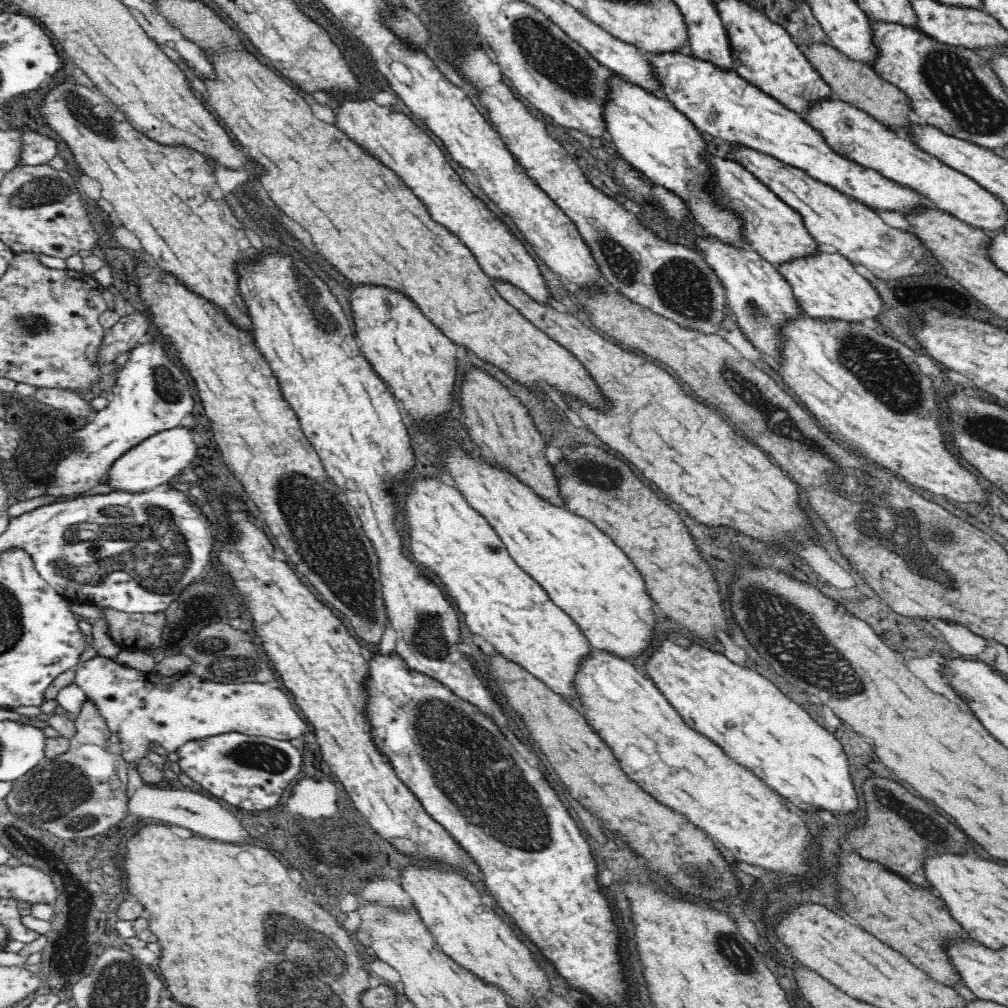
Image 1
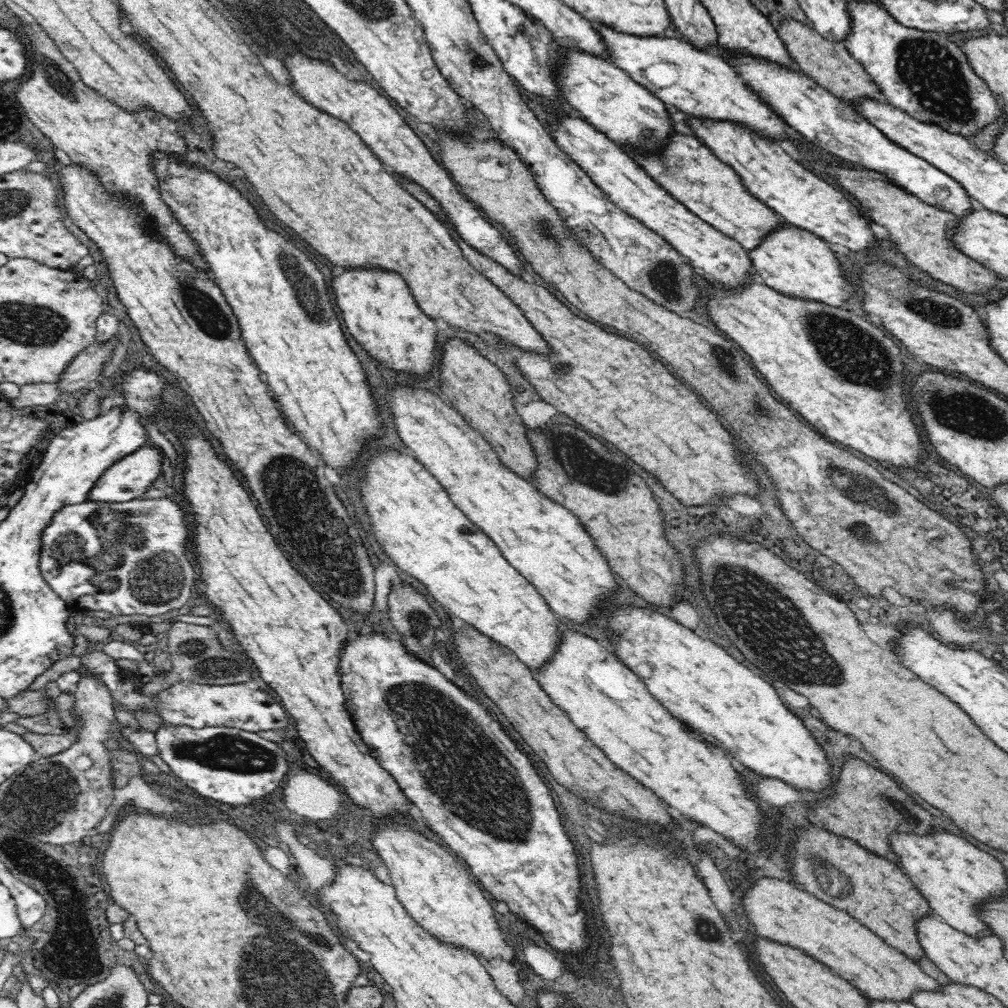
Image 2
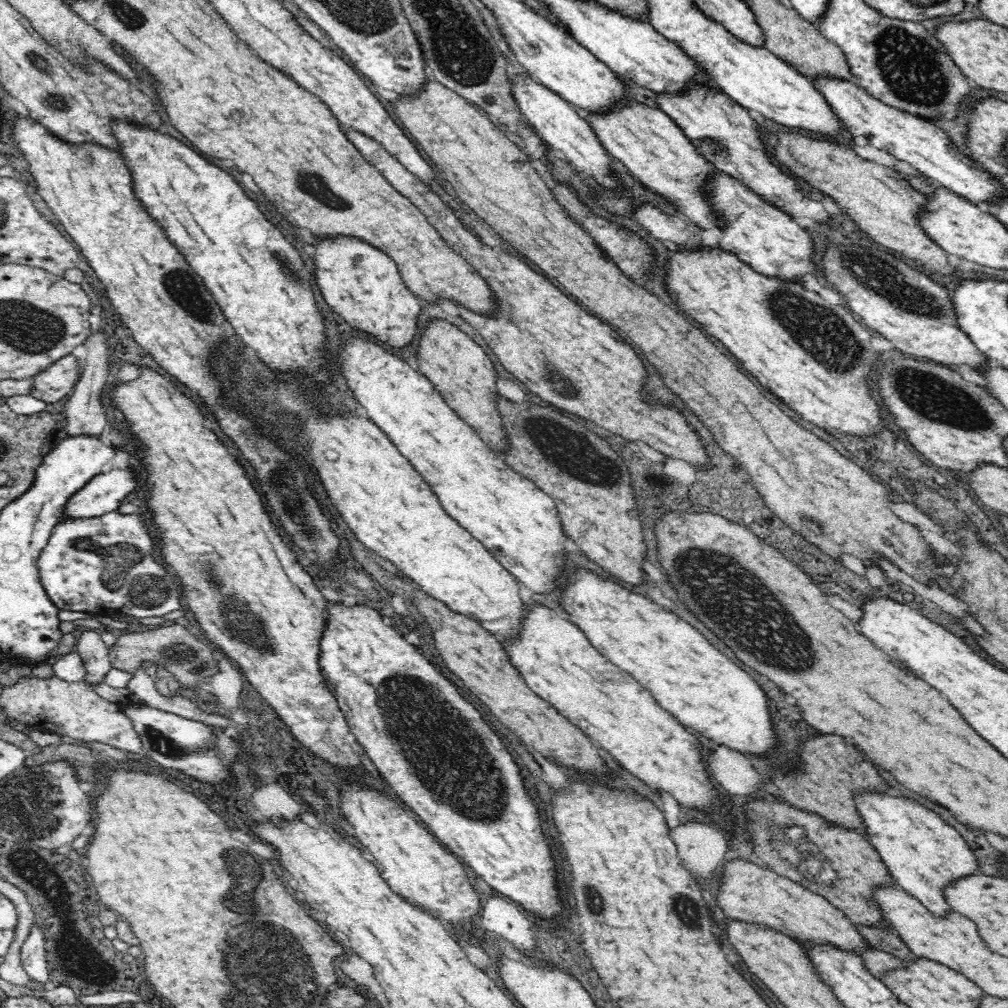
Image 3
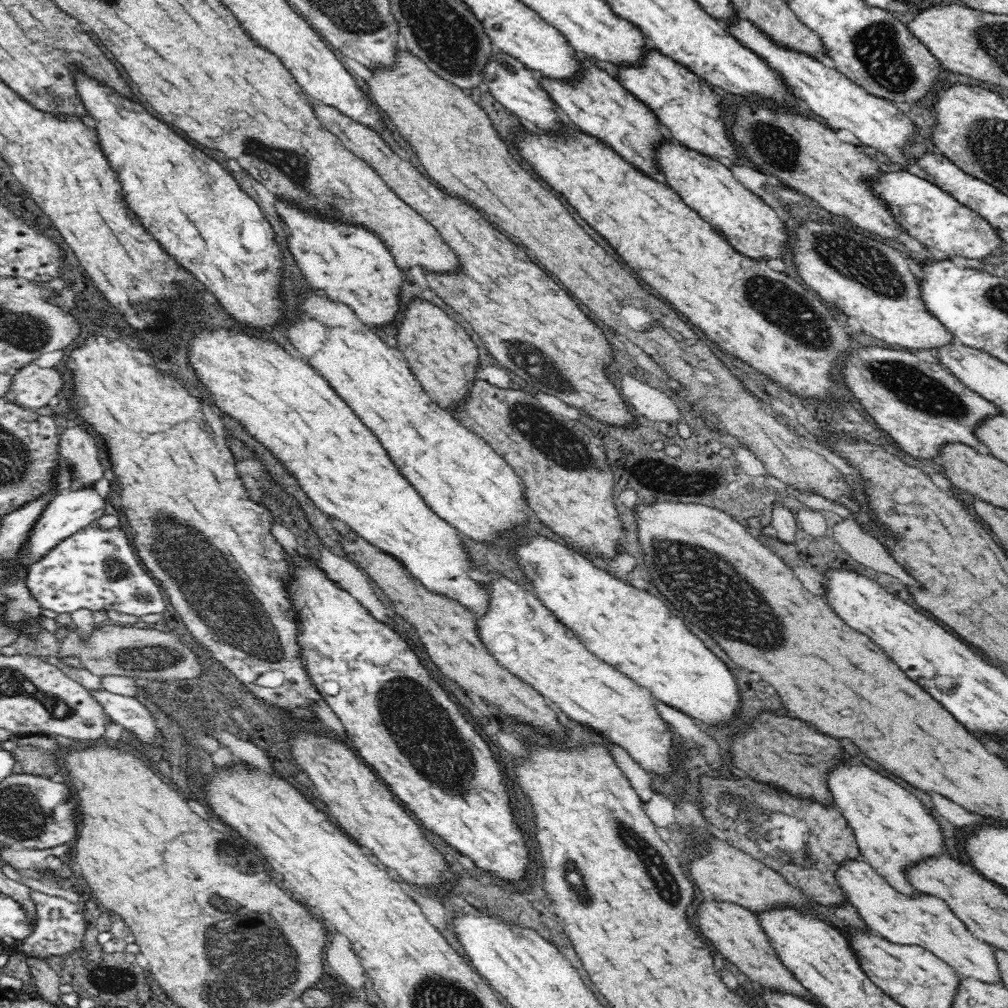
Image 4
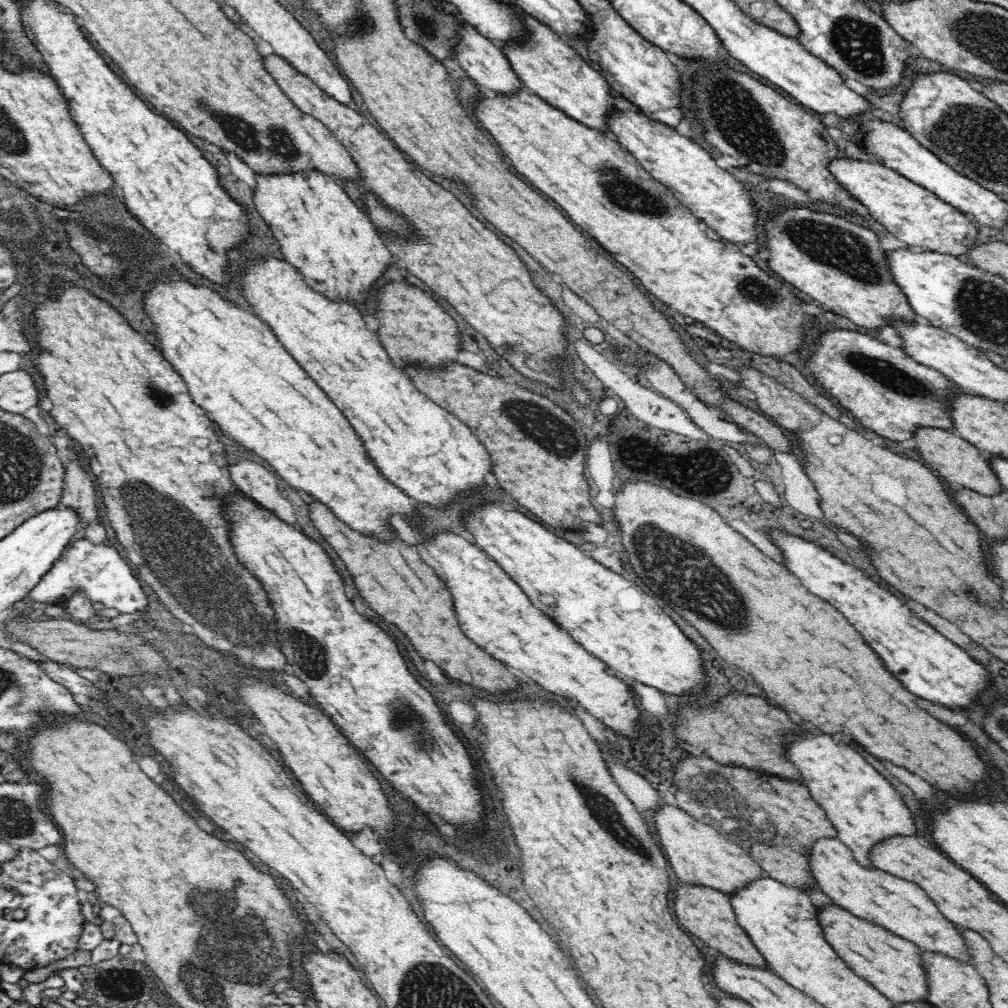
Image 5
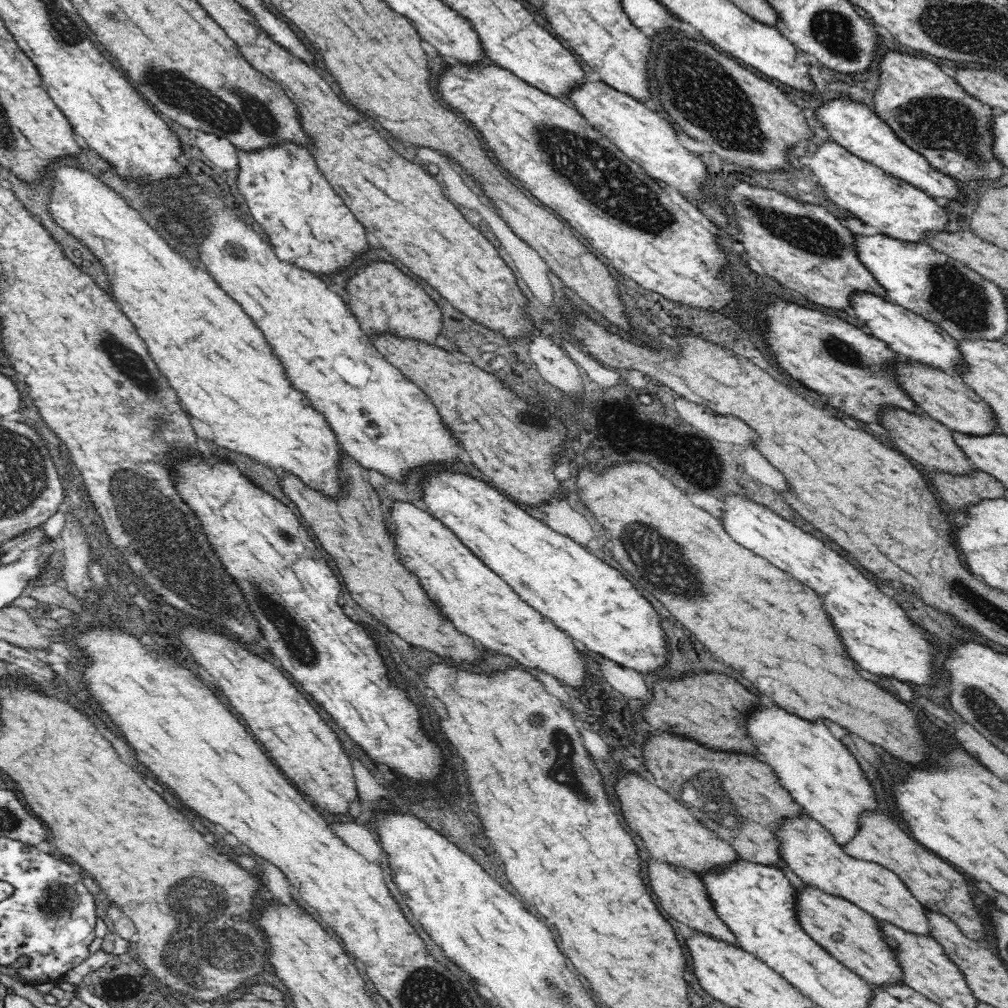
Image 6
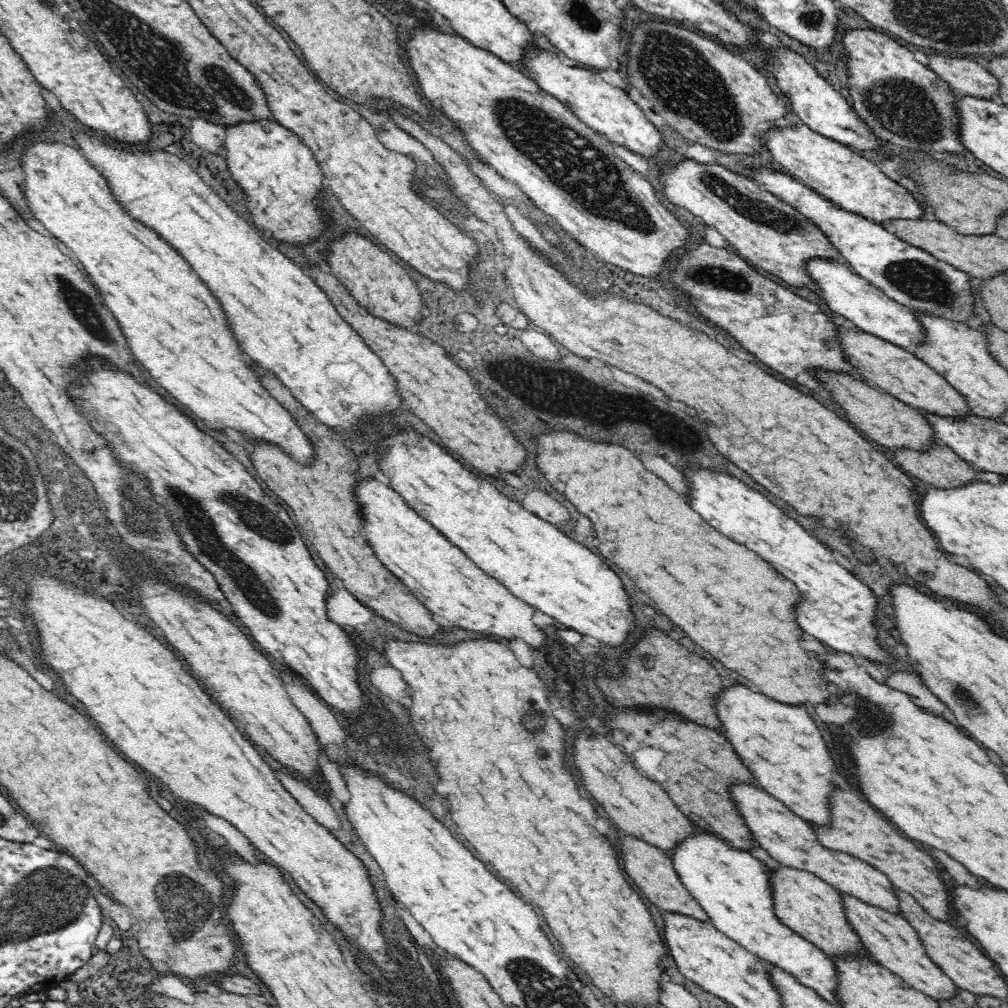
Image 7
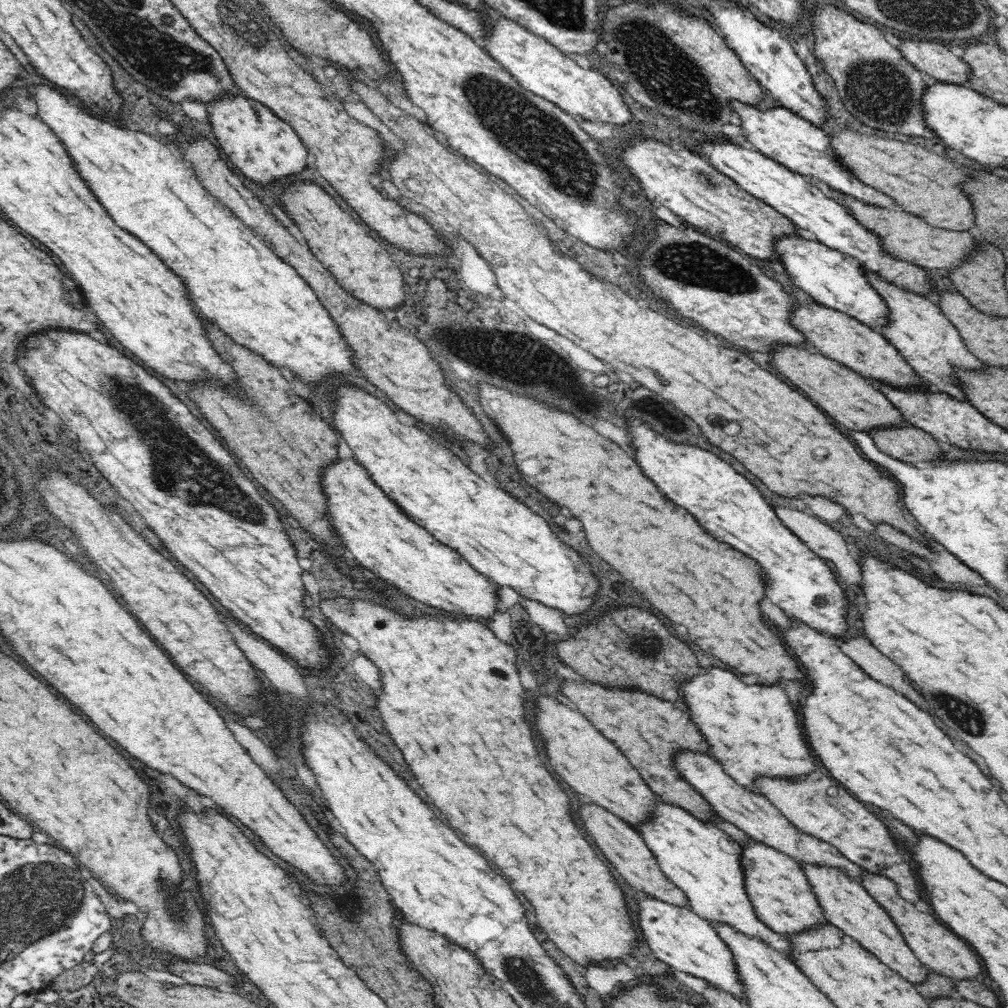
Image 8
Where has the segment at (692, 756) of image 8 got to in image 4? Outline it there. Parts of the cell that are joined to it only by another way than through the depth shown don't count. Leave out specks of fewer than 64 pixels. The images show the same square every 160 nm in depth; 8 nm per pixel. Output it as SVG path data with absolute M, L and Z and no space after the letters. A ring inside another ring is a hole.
M856 858L844 860L836 868L834 879L862 921L880 937L896 944L923 946L948 963L958 975L982 982L1000 983L992 946L968 931L941 898L924 893L902 894L892 888L865 860Z

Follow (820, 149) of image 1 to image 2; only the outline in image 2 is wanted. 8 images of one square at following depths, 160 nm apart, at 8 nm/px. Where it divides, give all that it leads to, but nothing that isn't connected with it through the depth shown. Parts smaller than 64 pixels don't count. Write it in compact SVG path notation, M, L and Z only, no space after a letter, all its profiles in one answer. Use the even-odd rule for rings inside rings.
M598 24L594 29L598 31L600 39L606 45L605 56L607 56L610 62L626 71L632 77L632 80L646 87L662 103L672 104L672 106L676 106L678 110L689 114L689 116L739 122L772 140L776 140L776 138L782 138L782 140L796 138L796 136L788 136L788 132L784 129L786 128L786 123L776 116L776 113L772 109L768 109L766 103L761 102L758 94L748 89L748 85L744 85L744 79L722 57L716 56L706 50L701 51L689 42L665 37L664 35L636 36L635 34L620 32L608 24Z

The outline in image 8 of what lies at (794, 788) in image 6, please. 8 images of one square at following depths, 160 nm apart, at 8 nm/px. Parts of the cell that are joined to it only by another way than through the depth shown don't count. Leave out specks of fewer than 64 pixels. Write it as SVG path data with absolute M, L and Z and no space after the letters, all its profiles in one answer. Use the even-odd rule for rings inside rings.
M710 668L704 674L698 674L690 682L678 682L676 692L680 700L676 705L684 709L690 717L690 721L696 725L696 729L702 733L704 741L708 743L708 755L714 761L720 763L722 771L742 787L759 793L753 781L757 777L796 778L802 774L808 774L812 770L818 770L818 762L812 758L812 752L808 744L804 742L802 728L798 722L798 714L788 698L788 694L780 686L750 686L738 680L728 670L722 668Z

